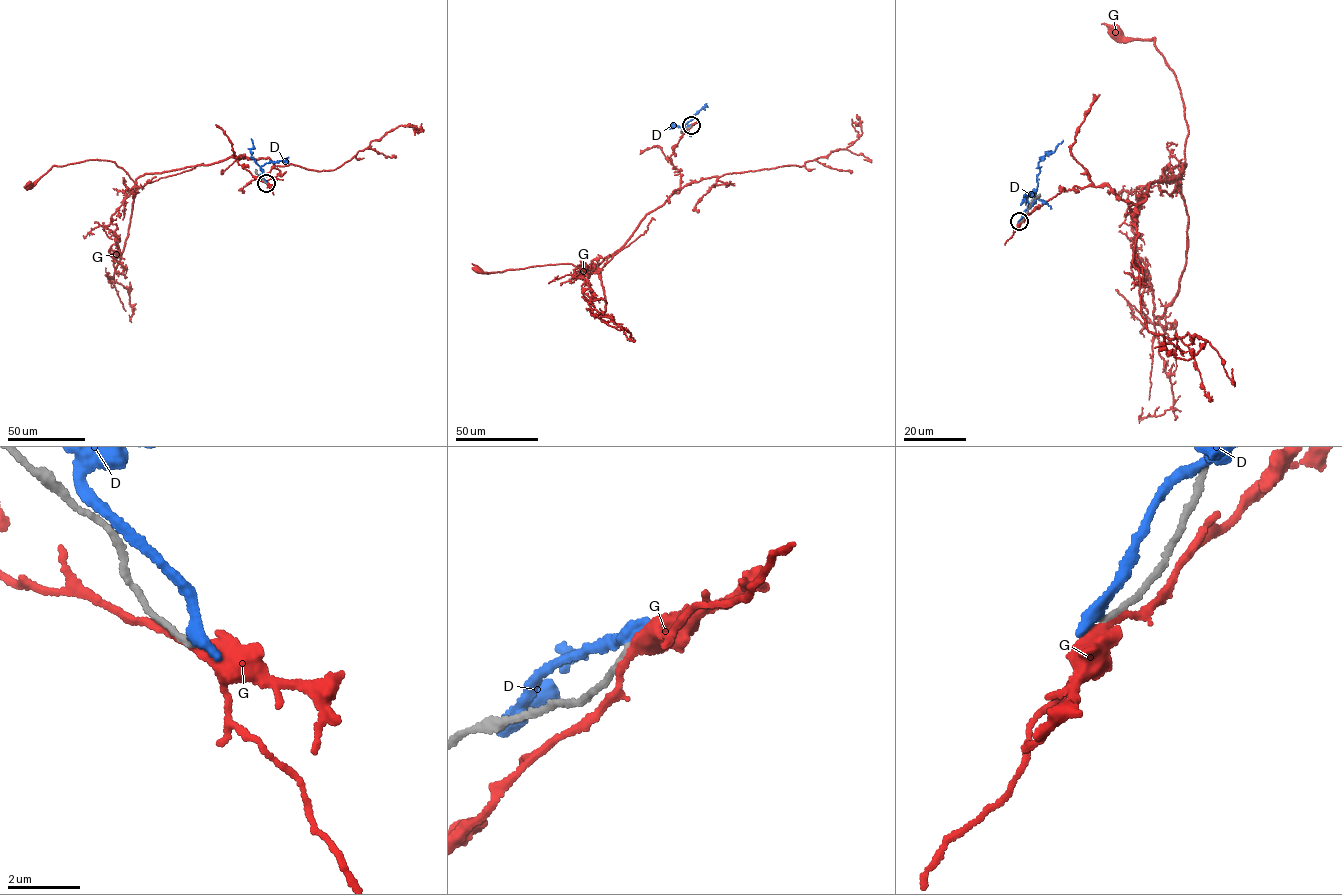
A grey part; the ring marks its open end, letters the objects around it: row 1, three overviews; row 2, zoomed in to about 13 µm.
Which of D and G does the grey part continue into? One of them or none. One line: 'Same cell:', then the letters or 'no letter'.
Same cell: no letter

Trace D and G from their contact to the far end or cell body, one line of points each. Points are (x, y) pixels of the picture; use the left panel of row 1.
D: (266, 182), (260, 166), (251, 157), (251, 138)
G: (265, 183), (234, 155), (146, 173), (135, 183), (114, 162), (86, 160), (52, 166), (29, 185)

